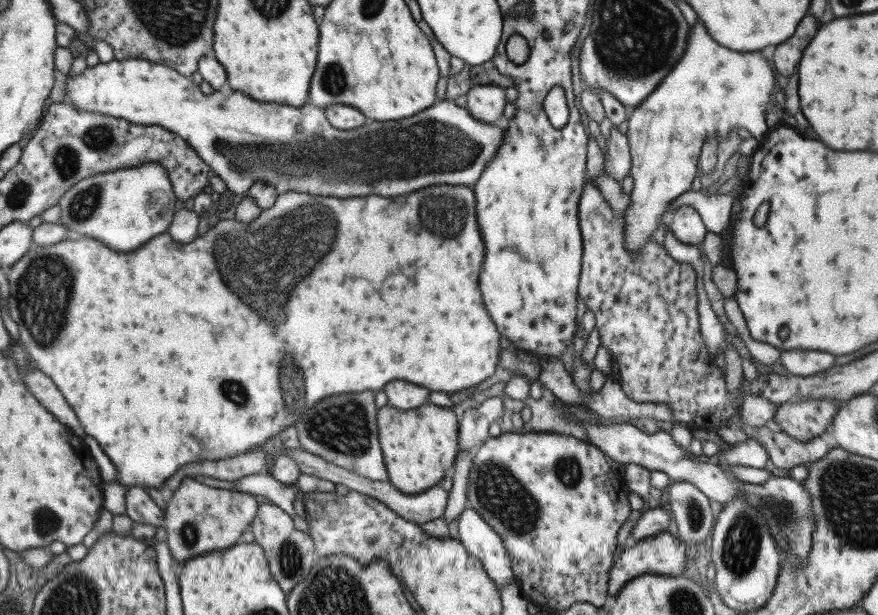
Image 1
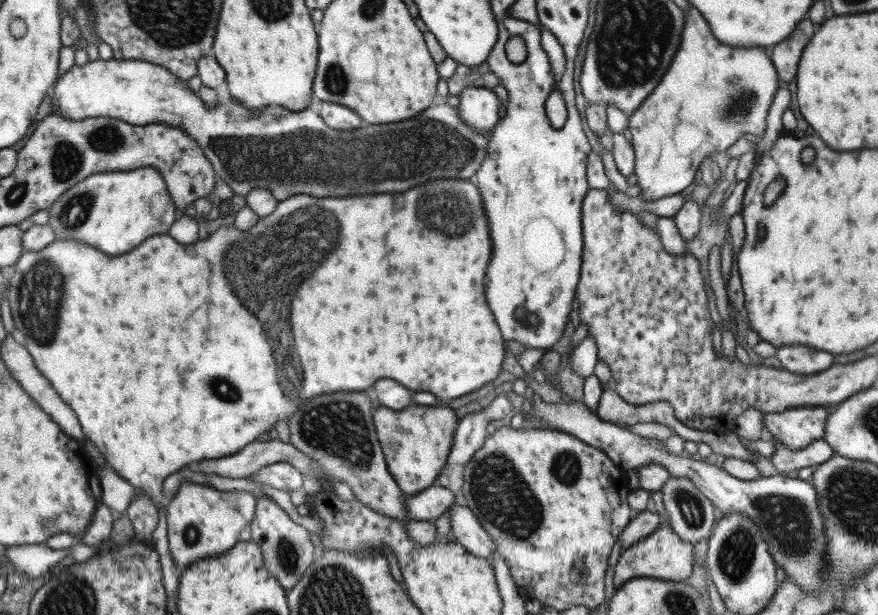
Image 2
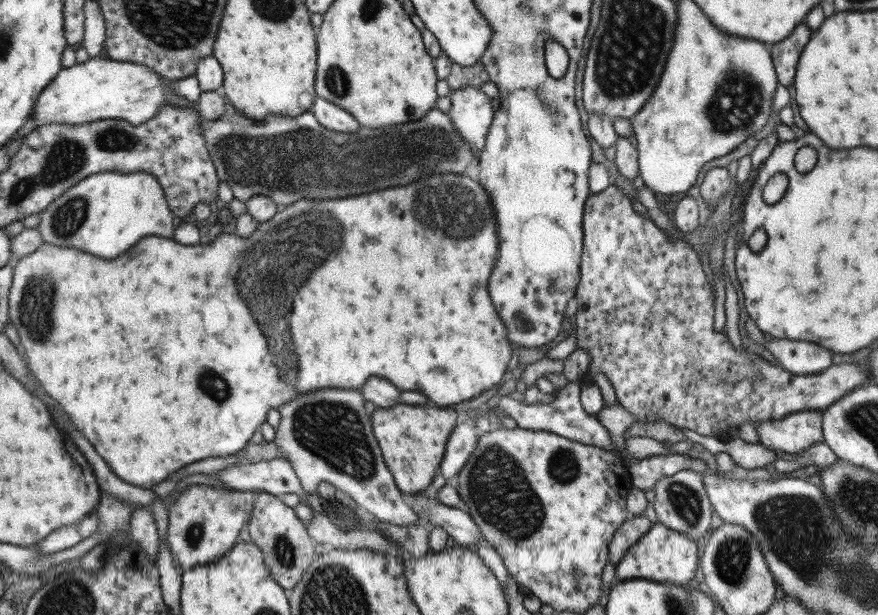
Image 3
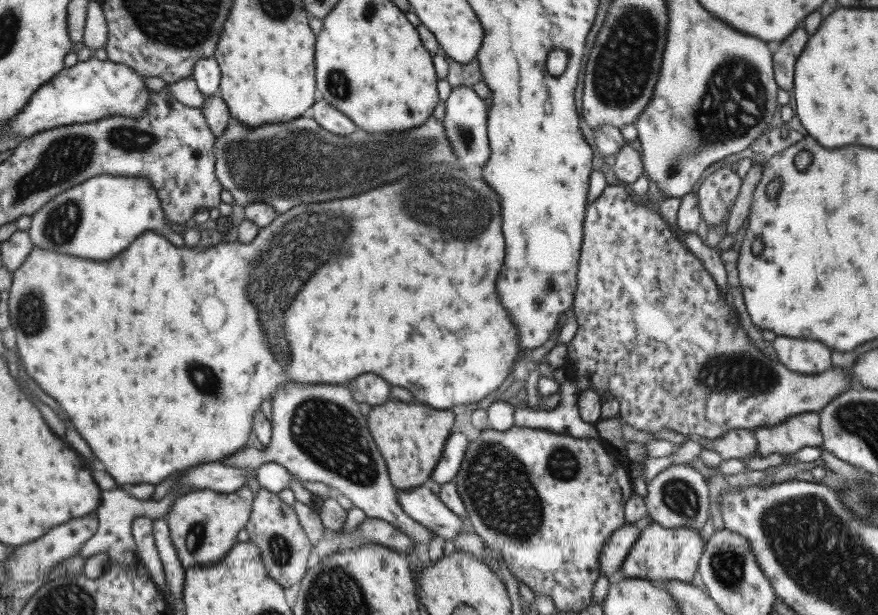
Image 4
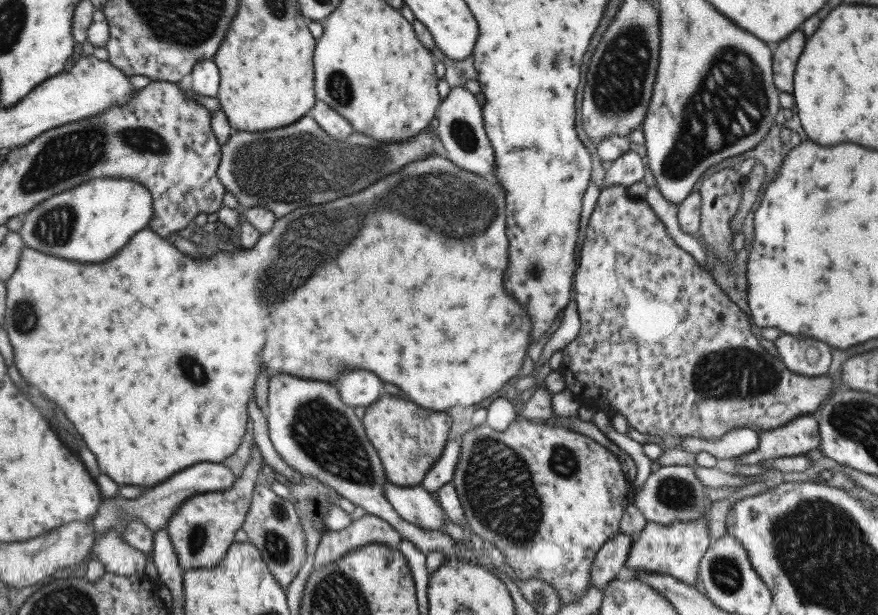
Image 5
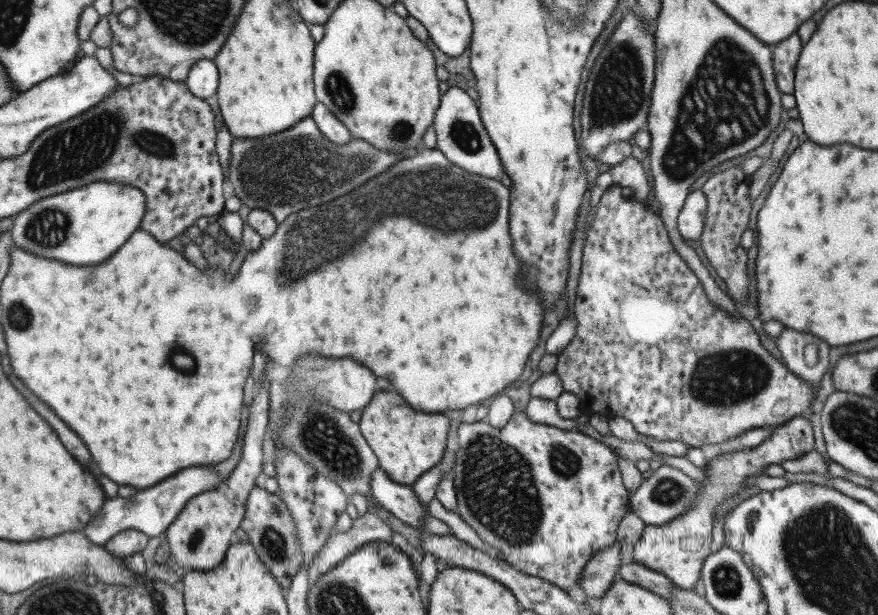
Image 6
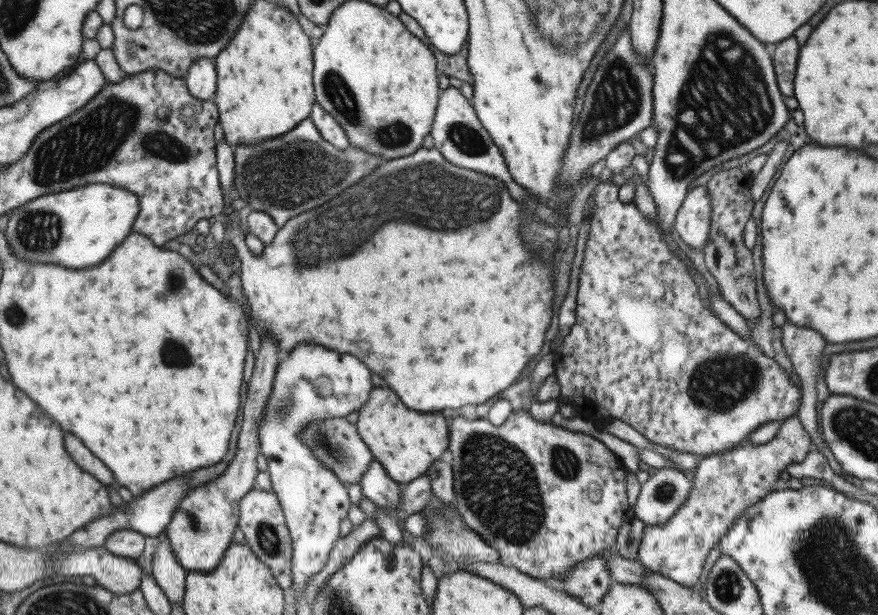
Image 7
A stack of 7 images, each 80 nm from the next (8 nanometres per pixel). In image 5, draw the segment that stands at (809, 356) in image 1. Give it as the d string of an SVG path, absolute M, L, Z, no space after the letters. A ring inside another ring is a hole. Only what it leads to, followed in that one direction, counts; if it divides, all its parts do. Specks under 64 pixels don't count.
M780 333L774 340L780 362L790 371L805 377L819 377L826 375L831 360L831 348L823 342L815 342L813 338L801 338L801 336L791 336ZM808 347L817 349L819 358L807 360L805 350Z

